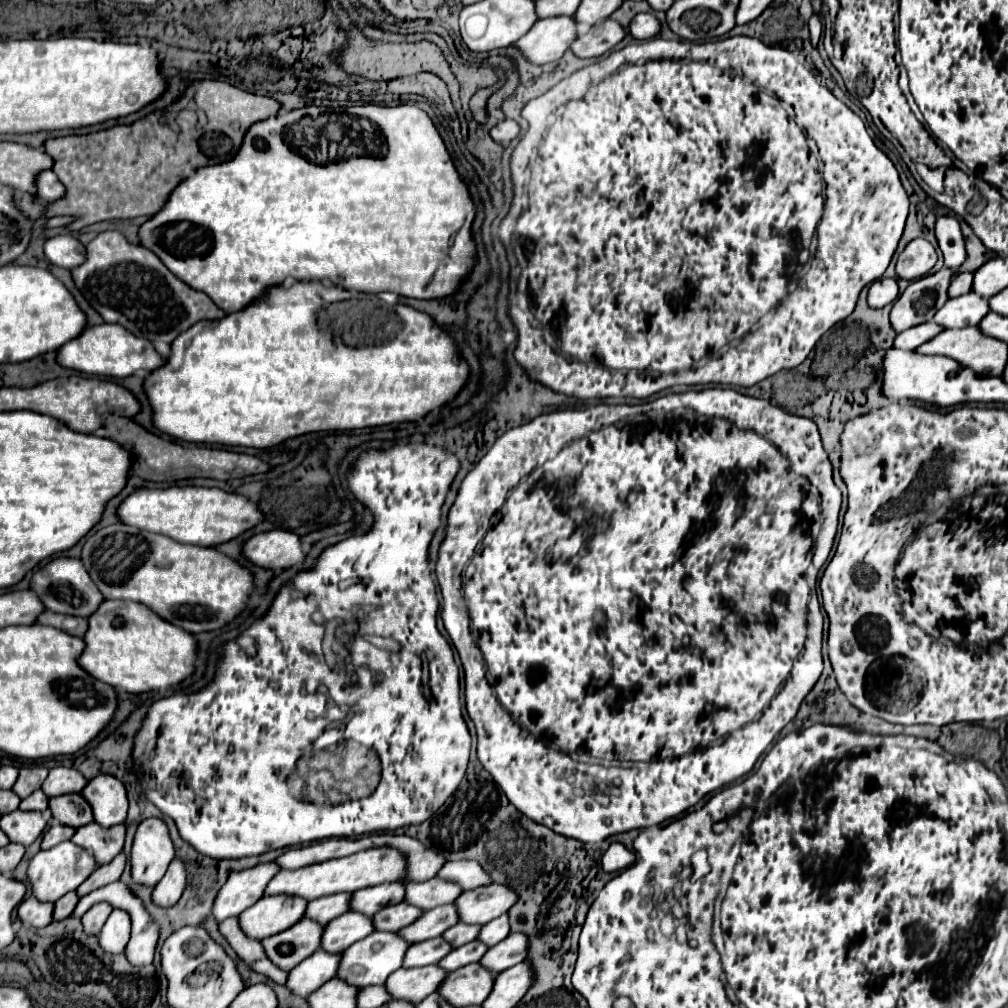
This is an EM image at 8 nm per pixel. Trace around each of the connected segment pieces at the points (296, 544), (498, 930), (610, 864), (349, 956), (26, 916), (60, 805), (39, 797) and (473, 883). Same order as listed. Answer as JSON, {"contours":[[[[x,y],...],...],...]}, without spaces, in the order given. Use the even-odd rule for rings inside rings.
{"contours":[[[[270,530],[250,536],[242,542],[242,556],[256,566],[282,570],[304,558],[298,534],[286,530]]],[[[504,914],[504,916],[500,916],[496,920],[490,920],[484,926],[480,926],[480,932],[478,932],[476,940],[492,946],[492,944],[498,944],[500,940],[504,940],[504,936],[508,936],[508,932],[510,932],[510,926],[508,926],[508,918]]],[[[610,844],[610,848],[604,852],[602,856],[602,868],[604,872],[616,872],[616,870],[622,870],[626,866],[630,866],[632,862],[632,852],[626,850],[624,844]]],[[[372,932],[340,954],[336,978],[346,980],[348,984],[358,988],[384,984],[388,974],[400,968],[404,948],[408,948],[408,942],[400,940],[400,936],[396,936],[394,932]],[[354,964],[361,967],[360,976],[348,974],[348,968]]],[[[26,898],[18,906],[18,918],[26,928],[44,928],[52,922],[52,902],[38,902],[36,898]]],[[[64,794],[64,796],[50,798],[50,810],[52,816],[64,826],[80,828],[92,822],[92,810],[80,794]]],[[[42,790],[32,792],[28,798],[24,798],[20,802],[20,810],[40,810],[40,812],[44,812],[46,808],[48,808],[48,798],[44,796]]],[[[458,860],[458,862],[446,862],[438,874],[442,880],[450,880],[458,884],[462,890],[472,890],[484,884],[490,884],[488,874],[482,870],[482,866],[474,860]]]]}

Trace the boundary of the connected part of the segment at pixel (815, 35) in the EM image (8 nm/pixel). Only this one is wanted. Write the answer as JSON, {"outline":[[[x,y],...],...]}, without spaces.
{"outline":[[[818,13],[813,14],[810,18],[808,28],[811,35],[811,42],[814,46],[817,46],[822,34],[822,22]]]}

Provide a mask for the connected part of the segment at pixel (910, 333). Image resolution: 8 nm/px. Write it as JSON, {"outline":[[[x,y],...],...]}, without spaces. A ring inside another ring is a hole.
{"outline":[[[924,322],[924,324],[918,324],[914,328],[908,328],[904,332],[900,332],[896,338],[894,338],[894,348],[900,348],[900,350],[916,350],[920,344],[928,342],[932,336],[936,336],[938,332],[942,332],[942,328],[934,322]]]}

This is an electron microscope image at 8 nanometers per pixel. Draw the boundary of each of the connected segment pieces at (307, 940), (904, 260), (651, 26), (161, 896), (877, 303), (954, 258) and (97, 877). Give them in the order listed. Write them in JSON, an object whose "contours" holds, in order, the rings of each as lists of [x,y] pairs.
{"contours":[[[[300,920],[288,930],[260,940],[260,944],[268,960],[276,964],[280,970],[288,972],[292,970],[292,966],[304,960],[304,956],[318,950],[322,928],[324,926],[318,926],[314,920]]],[[[916,238],[900,252],[896,260],[896,274],[898,278],[904,280],[916,280],[926,276],[934,264],[936,264],[934,246],[924,238]]],[[[636,14],[628,26],[628,32],[636,40],[648,40],[660,32],[660,22],[652,14]]],[[[174,858],[172,864],[168,866],[168,872],[164,874],[164,878],[152,890],[152,904],[158,908],[174,906],[178,902],[178,898],[182,896],[184,884],[186,884],[184,864],[180,864],[180,860]]],[[[880,278],[876,280],[868,290],[868,306],[870,308],[884,308],[886,304],[894,302],[898,298],[898,284],[892,278]]],[[[938,216],[934,234],[936,234],[938,246],[944,254],[944,266],[958,268],[966,258],[964,238],[962,238],[962,232],[960,232],[958,220],[952,218],[952,216]]],[[[118,854],[110,864],[104,864],[104,866],[98,866],[78,888],[76,888],[76,894],[78,896],[84,896],[84,894],[90,894],[92,890],[96,888],[102,888],[110,882],[116,882],[122,874],[126,866],[126,856],[124,854]]]]}

